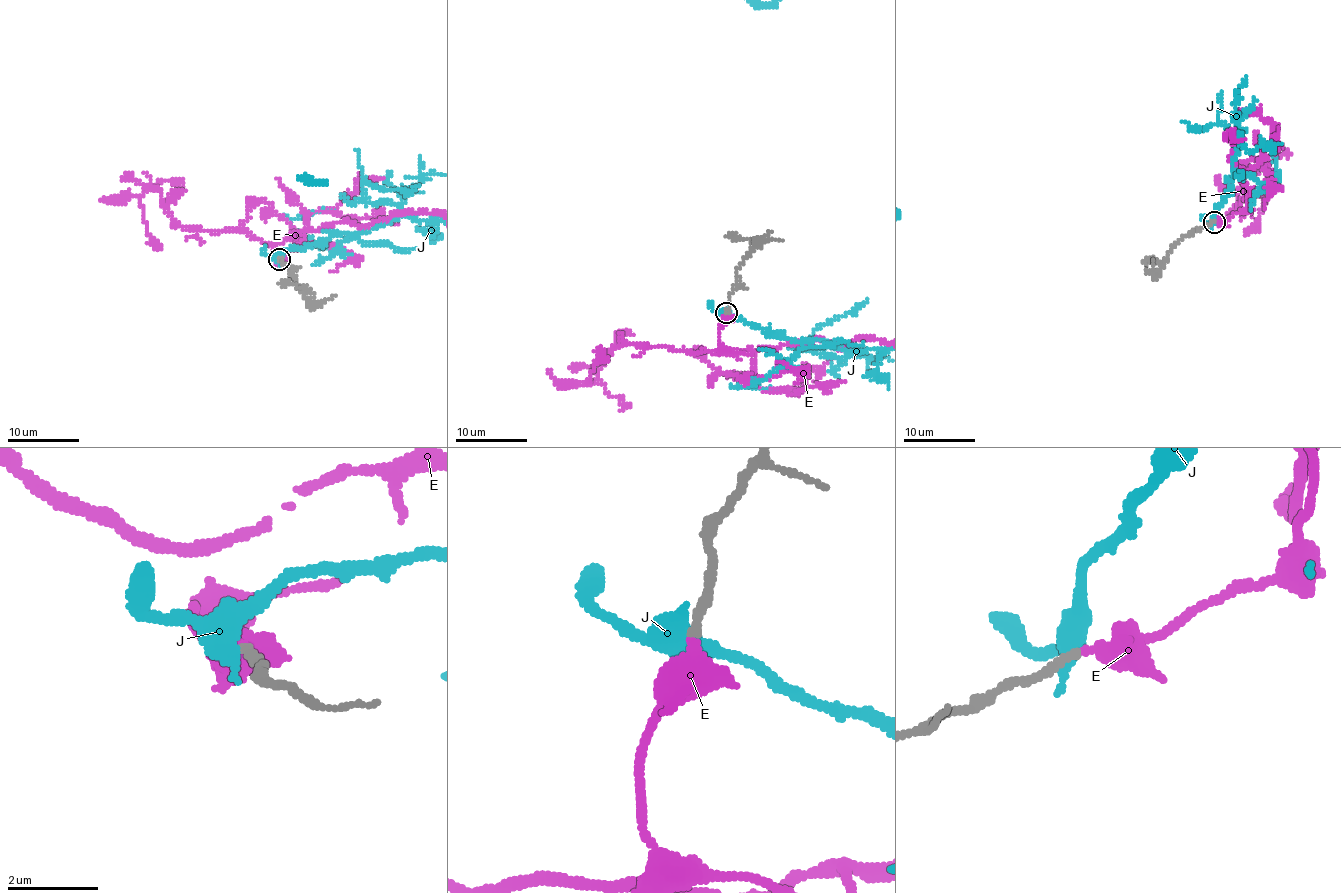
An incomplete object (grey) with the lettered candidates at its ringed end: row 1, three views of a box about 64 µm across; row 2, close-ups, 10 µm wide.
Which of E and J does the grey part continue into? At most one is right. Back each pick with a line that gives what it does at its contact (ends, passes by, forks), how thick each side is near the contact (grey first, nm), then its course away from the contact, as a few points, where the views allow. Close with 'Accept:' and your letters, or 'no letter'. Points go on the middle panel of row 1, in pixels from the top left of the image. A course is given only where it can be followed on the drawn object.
E: it passes by | 190/360 nm
Accept: E

